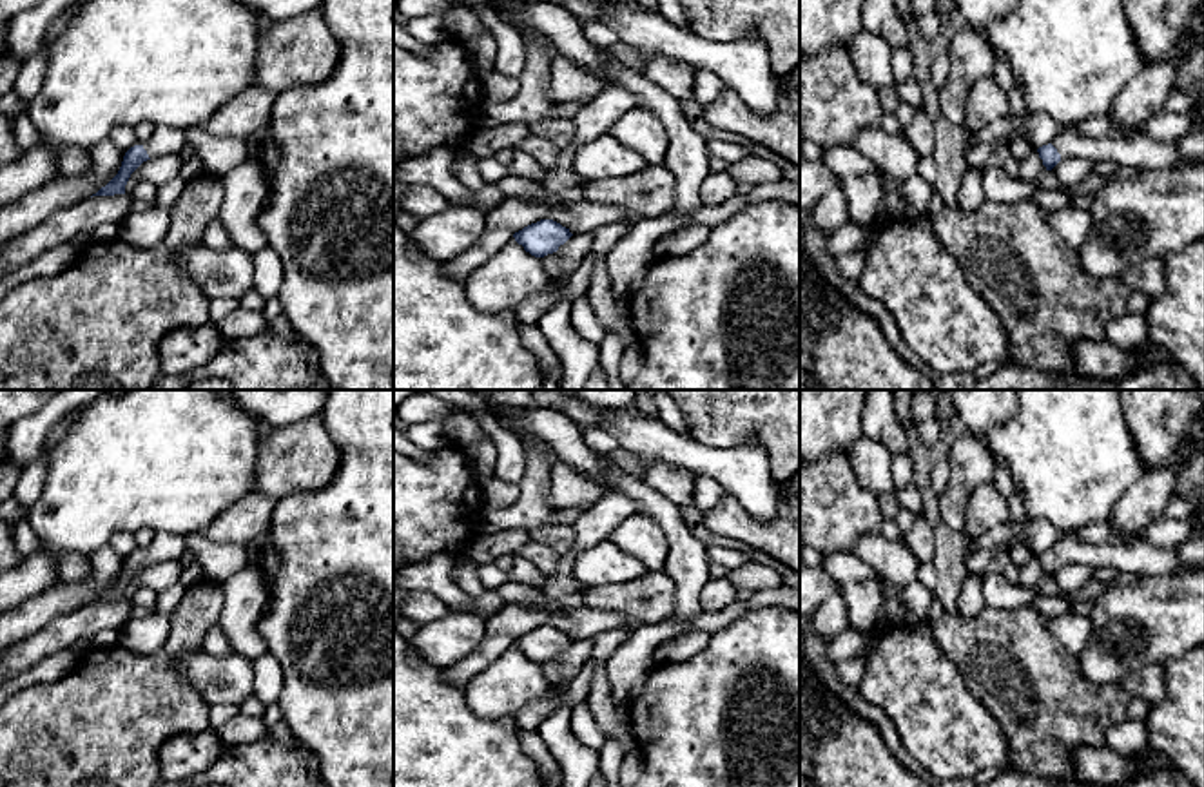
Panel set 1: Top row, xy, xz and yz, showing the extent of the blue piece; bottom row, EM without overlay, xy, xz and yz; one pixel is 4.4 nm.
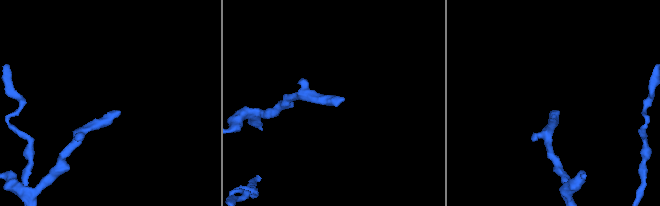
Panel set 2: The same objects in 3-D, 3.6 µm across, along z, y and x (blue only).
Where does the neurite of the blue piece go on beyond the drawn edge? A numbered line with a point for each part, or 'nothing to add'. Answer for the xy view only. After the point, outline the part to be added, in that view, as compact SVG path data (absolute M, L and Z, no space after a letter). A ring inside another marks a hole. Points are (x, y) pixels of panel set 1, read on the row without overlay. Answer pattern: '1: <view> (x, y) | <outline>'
1: xy (165, 546) | M156 533L154 540L143 555L149 564L161 564L165 560L176 560L187 551L187 537L172 533Z

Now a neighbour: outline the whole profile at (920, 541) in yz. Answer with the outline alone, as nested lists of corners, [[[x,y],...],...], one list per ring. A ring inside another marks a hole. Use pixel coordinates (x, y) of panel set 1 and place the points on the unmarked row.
[[[918,513],[914,528],[903,537],[903,540],[919,564],[928,564],[934,560],[934,530],[921,513]]]

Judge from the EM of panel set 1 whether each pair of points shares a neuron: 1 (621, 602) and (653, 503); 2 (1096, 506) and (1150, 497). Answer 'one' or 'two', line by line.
1: two
2: two

